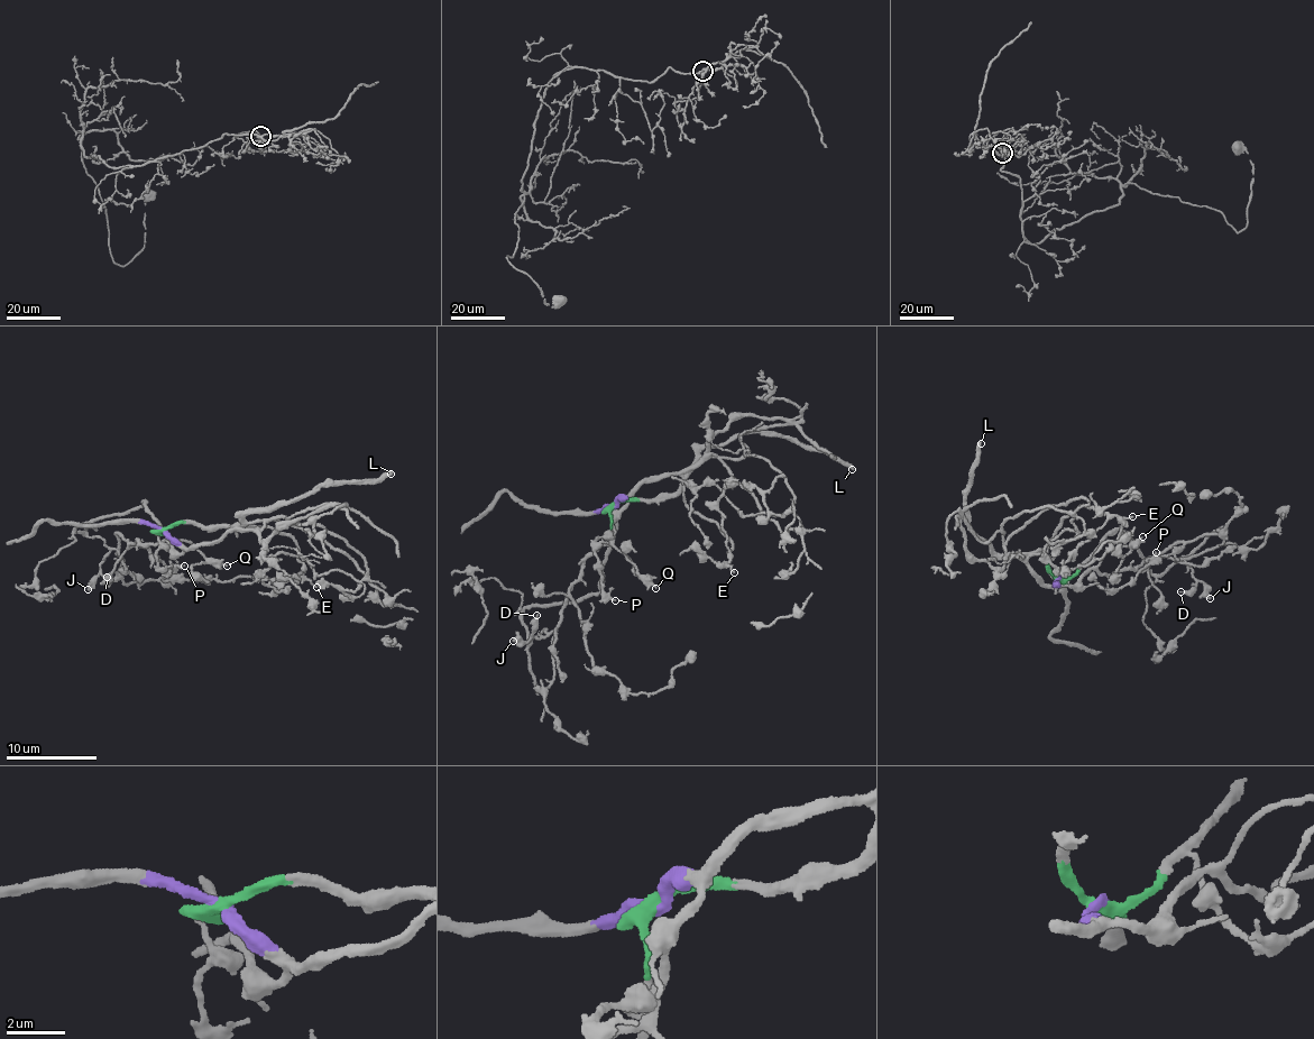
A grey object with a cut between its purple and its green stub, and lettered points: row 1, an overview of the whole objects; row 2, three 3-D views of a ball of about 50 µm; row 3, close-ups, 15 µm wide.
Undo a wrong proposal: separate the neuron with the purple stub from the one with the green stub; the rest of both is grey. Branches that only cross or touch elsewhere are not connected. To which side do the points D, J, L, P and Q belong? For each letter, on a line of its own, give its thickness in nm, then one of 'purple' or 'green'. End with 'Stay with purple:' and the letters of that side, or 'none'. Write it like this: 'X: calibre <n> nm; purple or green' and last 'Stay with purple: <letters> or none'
D: calibre 320 nm; green
J: calibre 320 nm; green
L: calibre 400 nm; green
P: calibre 180 nm; green
Q: calibre 170 nm; purple
Stay with purple: Q

